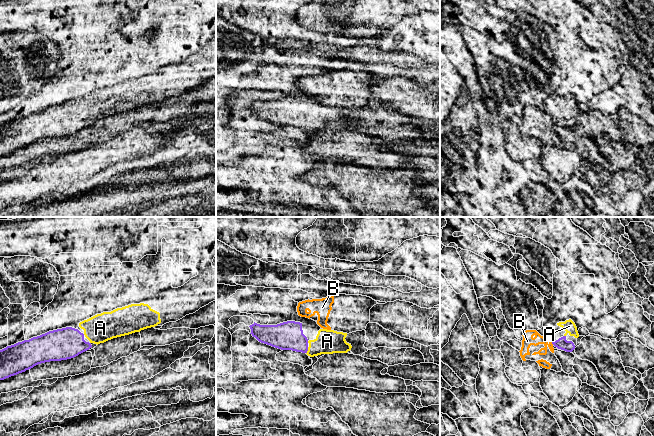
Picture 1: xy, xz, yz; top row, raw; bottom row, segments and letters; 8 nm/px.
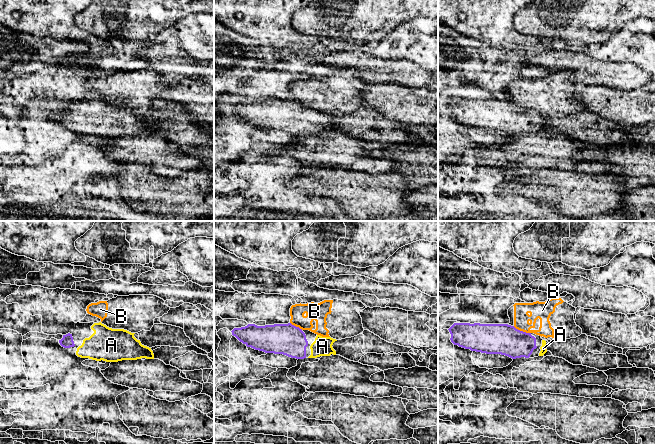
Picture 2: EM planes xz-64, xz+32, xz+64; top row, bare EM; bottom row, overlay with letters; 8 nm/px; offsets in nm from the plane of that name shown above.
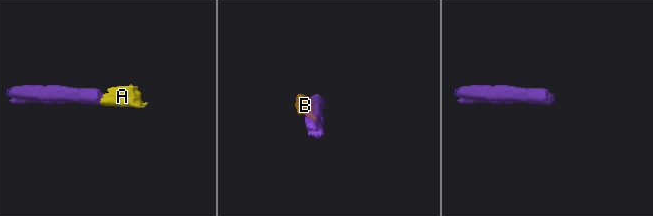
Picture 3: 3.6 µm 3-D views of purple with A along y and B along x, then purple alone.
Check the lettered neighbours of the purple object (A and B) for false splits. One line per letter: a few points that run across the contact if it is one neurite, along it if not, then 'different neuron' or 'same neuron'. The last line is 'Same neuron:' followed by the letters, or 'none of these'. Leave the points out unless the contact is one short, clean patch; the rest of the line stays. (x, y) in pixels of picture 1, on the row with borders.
A: line xz (288, 335), (307, 350), (313, 350), (327, 341); same neuron
B: line yz (551, 342), (553, 344); different neuron
Same neuron: A

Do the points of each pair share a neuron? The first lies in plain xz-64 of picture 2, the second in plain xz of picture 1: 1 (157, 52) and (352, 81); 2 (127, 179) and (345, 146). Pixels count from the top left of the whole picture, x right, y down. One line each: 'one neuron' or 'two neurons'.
1: two neurons
2: two neurons

